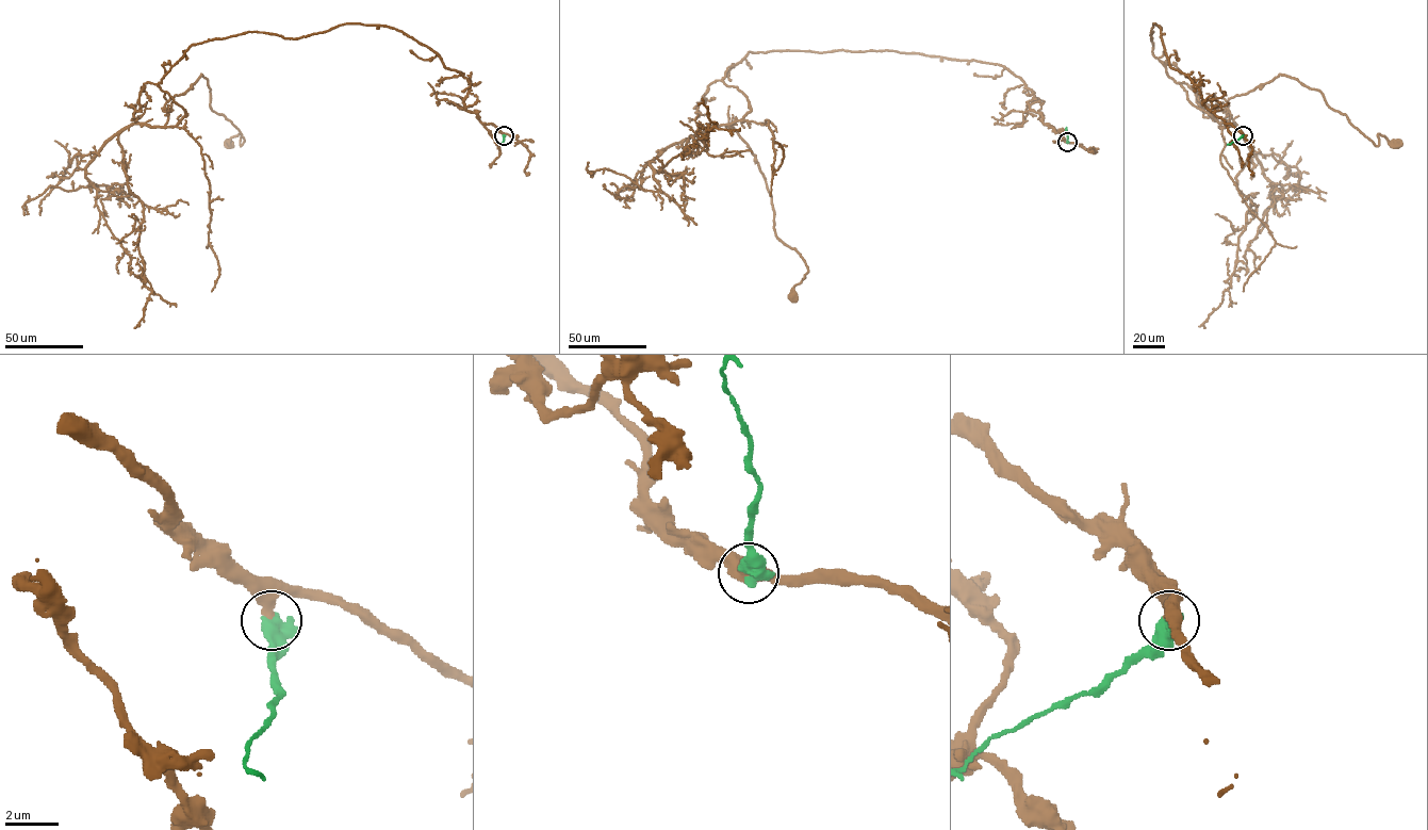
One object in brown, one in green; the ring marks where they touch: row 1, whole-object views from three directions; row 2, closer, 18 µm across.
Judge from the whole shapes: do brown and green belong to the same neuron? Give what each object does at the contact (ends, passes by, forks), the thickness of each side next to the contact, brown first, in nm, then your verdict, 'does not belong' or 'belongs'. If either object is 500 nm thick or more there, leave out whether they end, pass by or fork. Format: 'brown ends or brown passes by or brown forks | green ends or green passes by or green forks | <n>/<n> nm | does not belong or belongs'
420/650 nm | belongs

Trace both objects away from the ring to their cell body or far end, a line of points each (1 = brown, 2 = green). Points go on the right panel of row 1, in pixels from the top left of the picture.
1: (1243, 135), (1170, 66), (1153, 23), (1153, 55), (1221, 126), (1228, 100), (1282, 75), (1397, 143)
2: (1243, 135), (1228, 144)

